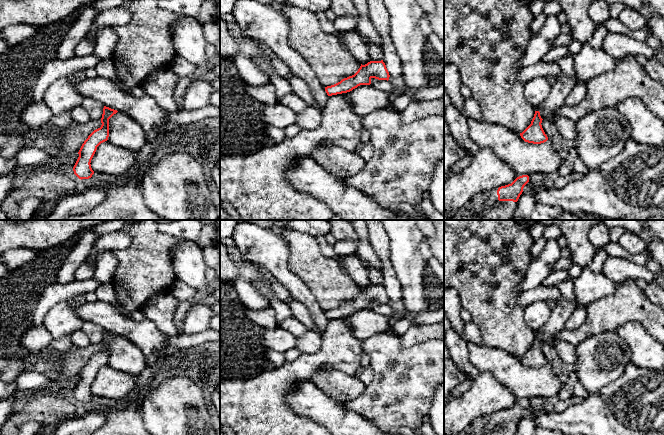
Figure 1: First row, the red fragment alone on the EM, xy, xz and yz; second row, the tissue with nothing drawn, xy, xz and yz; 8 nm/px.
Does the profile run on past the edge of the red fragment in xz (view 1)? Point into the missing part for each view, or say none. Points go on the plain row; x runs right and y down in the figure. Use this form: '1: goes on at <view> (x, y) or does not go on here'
1: does not go on here

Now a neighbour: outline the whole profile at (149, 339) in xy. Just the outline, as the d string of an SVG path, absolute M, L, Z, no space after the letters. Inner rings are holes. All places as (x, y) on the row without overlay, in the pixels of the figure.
M105 301L84 302L75 309L75 313L84 321L94 322L104 330L121 335L134 343L144 354L148 368L163 369L170 368L174 373L180 373L181 370L189 368L189 360L179 355L165 356L161 353L167 347L165 344L165 335L149 319L135 321L132 317L126 317L117 312L112 305Z

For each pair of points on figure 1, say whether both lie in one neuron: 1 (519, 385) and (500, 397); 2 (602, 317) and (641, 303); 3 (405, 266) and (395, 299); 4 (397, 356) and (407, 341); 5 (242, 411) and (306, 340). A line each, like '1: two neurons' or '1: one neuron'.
1: two neurons
2: one neuron
3: two neurons
4: two neurons
5: two neurons

